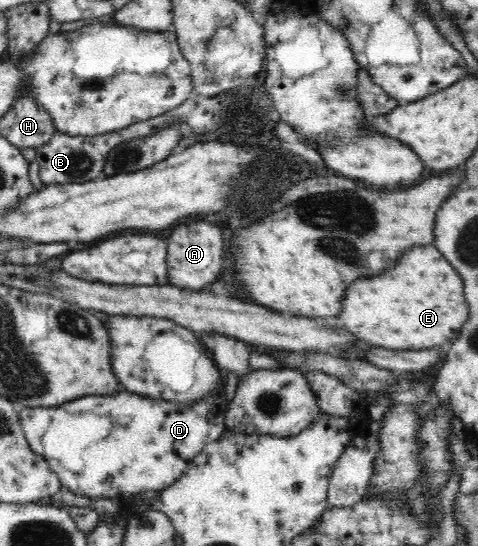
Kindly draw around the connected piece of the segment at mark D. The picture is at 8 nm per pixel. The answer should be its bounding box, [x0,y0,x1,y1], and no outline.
[45,379,229,500]

